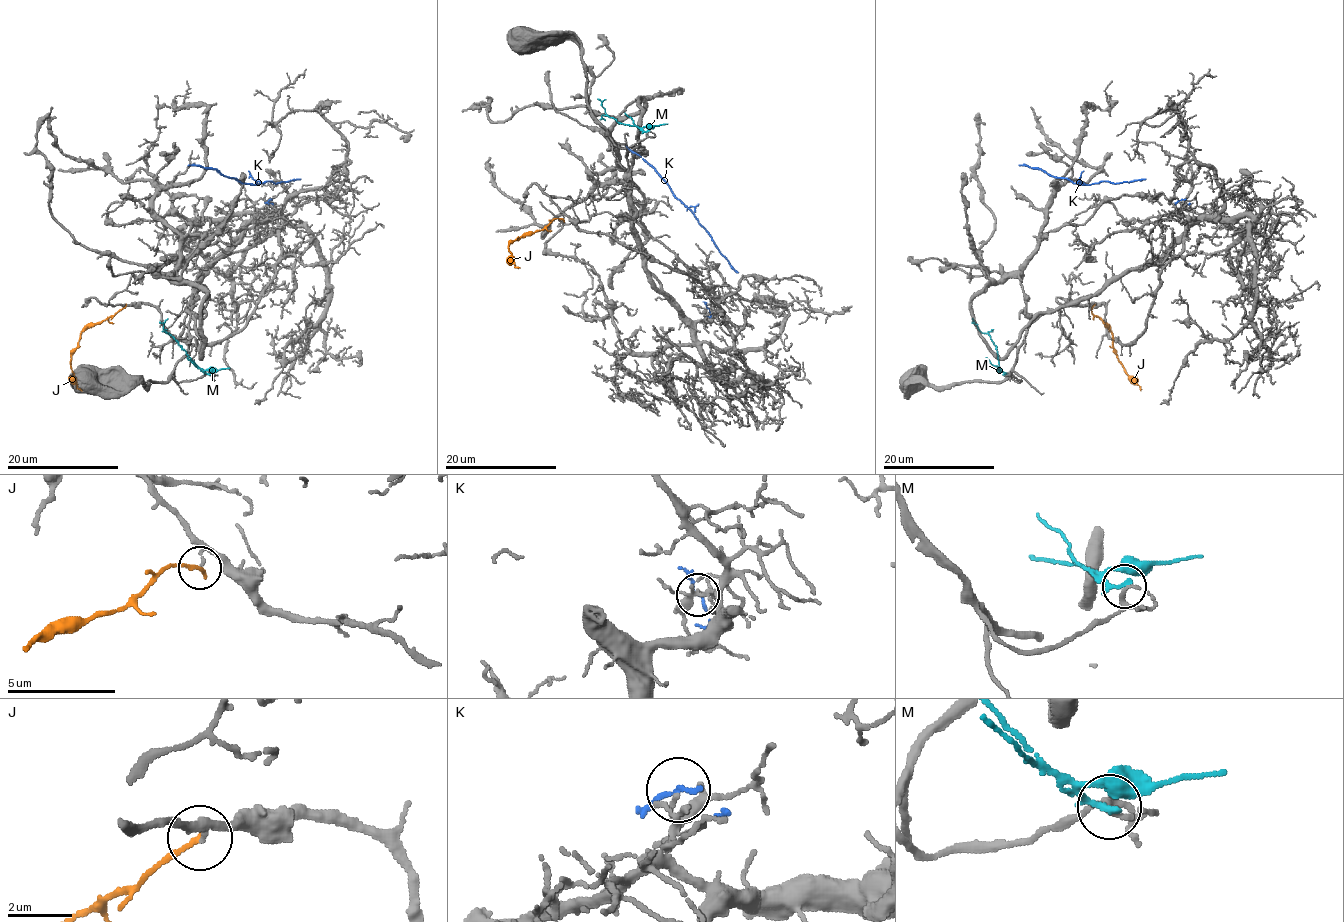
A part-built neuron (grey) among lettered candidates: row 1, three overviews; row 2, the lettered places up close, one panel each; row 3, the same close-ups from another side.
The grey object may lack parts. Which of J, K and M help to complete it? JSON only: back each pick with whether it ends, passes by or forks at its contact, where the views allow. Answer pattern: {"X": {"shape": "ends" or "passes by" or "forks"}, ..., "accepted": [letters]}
{"accepted": []}

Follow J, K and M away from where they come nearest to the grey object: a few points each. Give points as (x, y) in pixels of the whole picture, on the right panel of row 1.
J: (1091, 307), (1091, 313), (1112, 332), (1112, 346), (1118, 360), (1140, 391)
K: (1182, 199), (1175, 203), (1136, 180), (1073, 184), (1019, 164)
M: (1004, 374), (998, 366), (997, 346), (972, 318)

